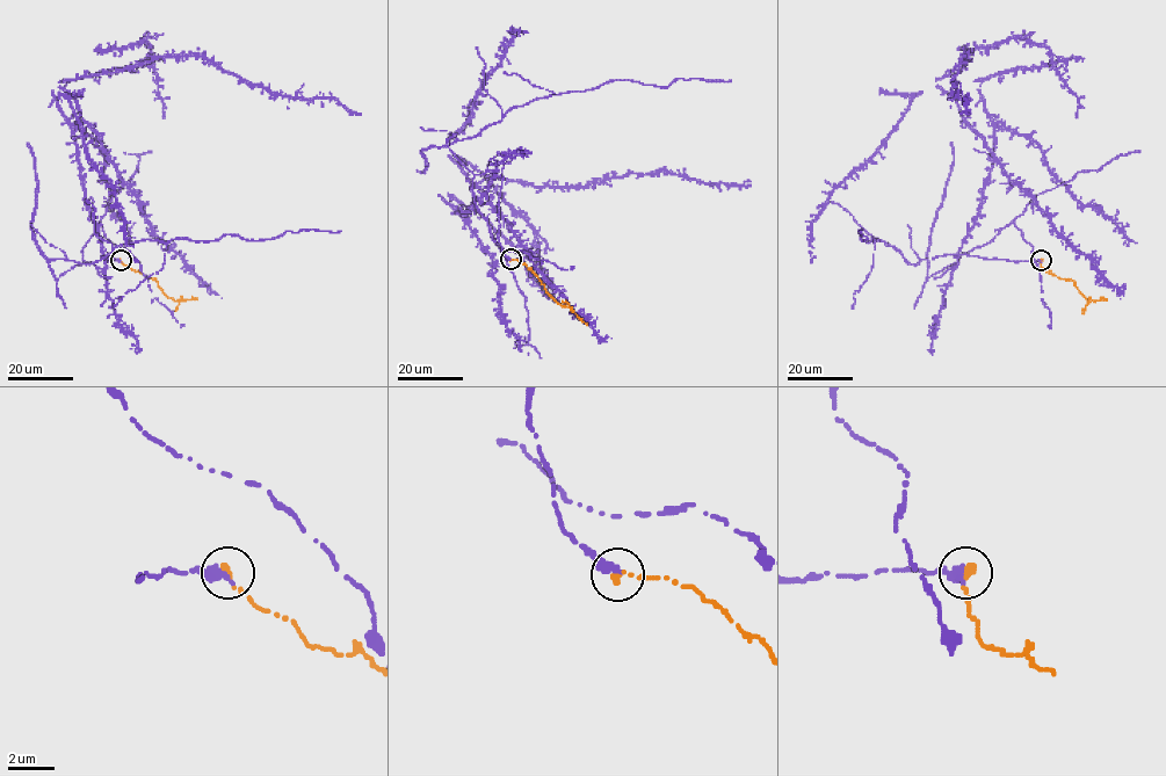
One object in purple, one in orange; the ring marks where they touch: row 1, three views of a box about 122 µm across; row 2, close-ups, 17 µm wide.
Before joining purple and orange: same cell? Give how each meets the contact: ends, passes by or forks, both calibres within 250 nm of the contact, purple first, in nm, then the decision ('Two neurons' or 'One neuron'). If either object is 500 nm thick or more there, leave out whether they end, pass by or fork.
At the ring purple ends. At the ring orange ends. Thickness 440 nm (purple) against 320 nm. One neuron

